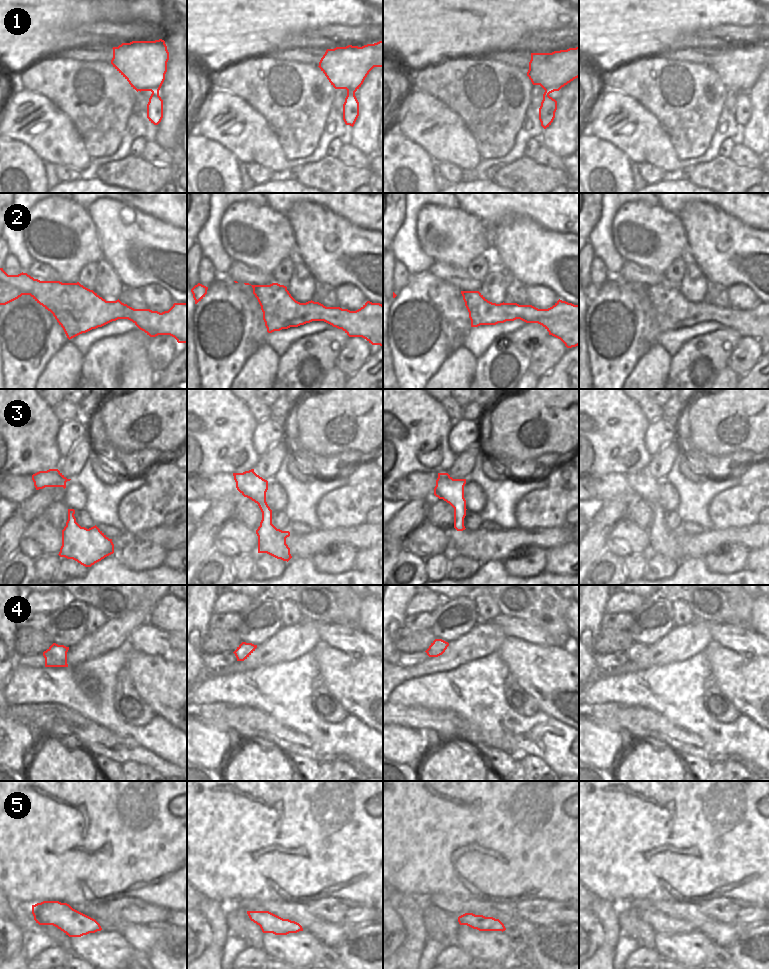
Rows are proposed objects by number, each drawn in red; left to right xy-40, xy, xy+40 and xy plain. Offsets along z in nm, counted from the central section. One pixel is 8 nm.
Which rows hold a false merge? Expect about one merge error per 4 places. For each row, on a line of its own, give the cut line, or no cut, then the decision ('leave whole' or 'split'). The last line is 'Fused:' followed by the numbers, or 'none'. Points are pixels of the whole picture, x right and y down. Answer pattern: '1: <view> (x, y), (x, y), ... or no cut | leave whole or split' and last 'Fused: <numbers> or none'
1: no cut | leave whole
2: no cut | leave whole
3: no cut | leave whole
4: no cut | leave whole
5: no cut | leave whole
Fused: none

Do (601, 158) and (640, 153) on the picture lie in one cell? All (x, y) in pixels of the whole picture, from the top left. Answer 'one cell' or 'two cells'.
two cells

